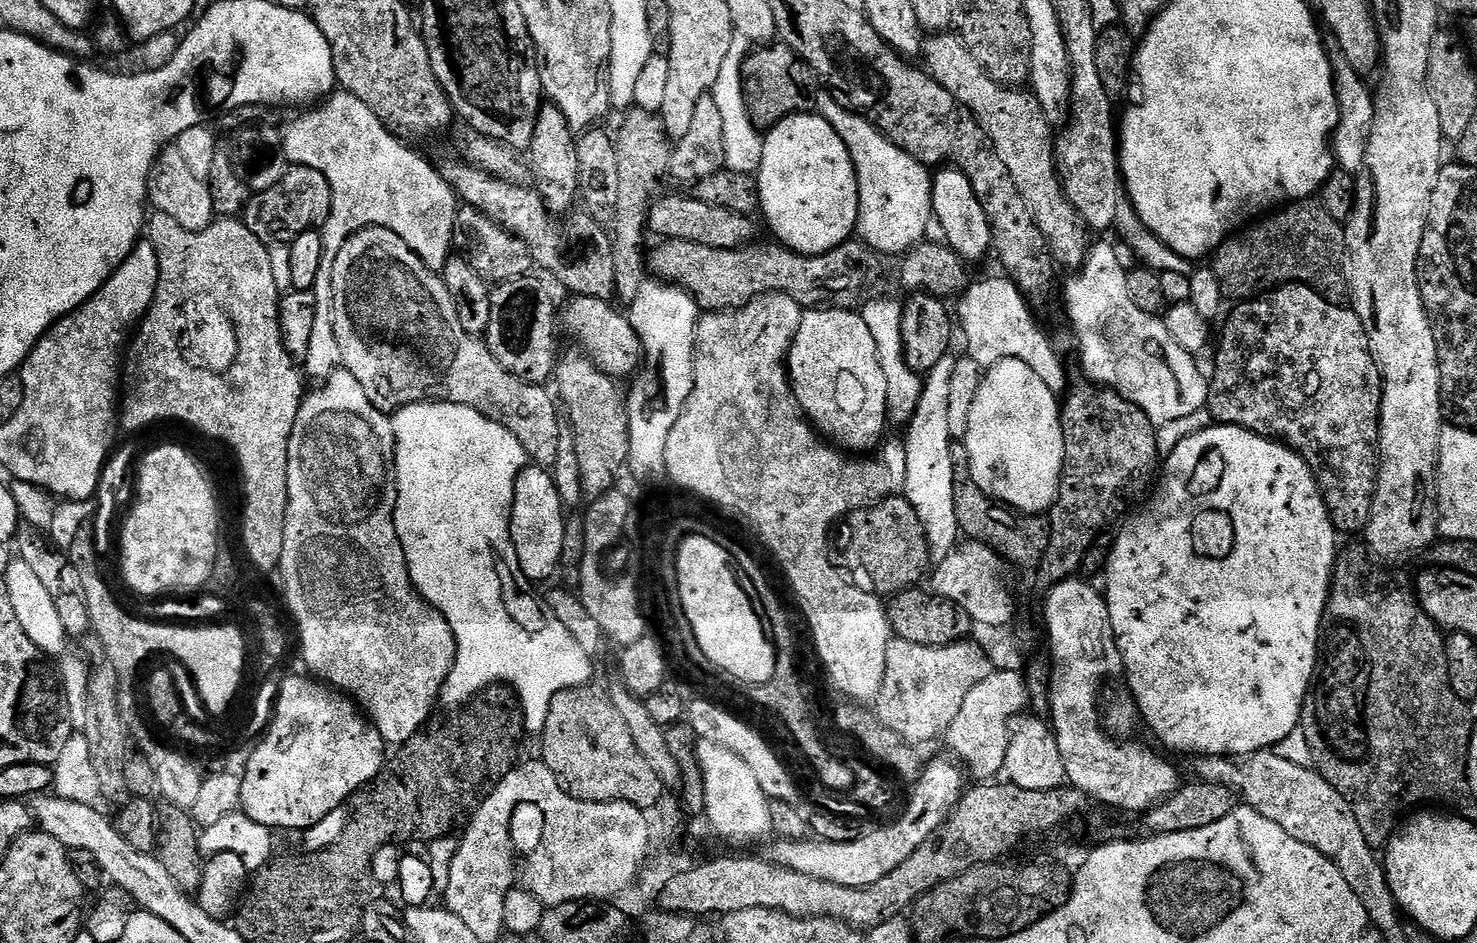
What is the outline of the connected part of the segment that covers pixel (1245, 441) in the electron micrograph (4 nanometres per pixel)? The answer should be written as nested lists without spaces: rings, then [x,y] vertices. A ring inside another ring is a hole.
[[[1216,424],[1178,442],[1175,450],[1163,461],[1159,480],[1161,488],[1157,490],[1156,497],[1117,534],[1108,560],[1106,556],[1102,583],[1110,626],[1124,663],[1122,672],[1125,677],[1128,675],[1126,686],[1136,699],[1143,727],[1148,727],[1170,751],[1189,752],[1192,758],[1275,749],[1287,741],[1284,739],[1292,731],[1300,728],[1304,700],[1318,671],[1318,657],[1322,652],[1324,611],[1328,605],[1328,591],[1332,588],[1332,571],[1338,559],[1338,533],[1328,513],[1324,492],[1316,475],[1298,452],[1283,442],[1247,432],[1233,424]]]

